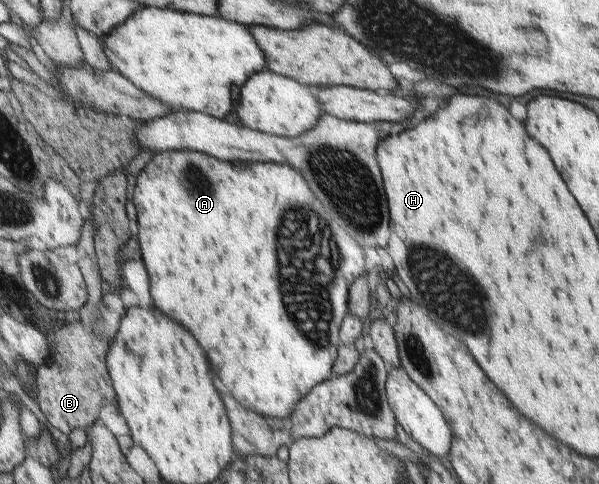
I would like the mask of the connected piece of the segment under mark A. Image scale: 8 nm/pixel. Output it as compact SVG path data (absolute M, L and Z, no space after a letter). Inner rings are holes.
M165 151L155 154L144 166L137 176L136 184L133 204L137 208L138 236L142 256L151 274L153 298L157 306L167 316L187 326L199 338L199 344L203 344L207 350L207 358L211 358L211 366L215 366L217 378L243 404L243 408L248 408L262 417L275 417L287 422L297 402L305 397L315 385L333 376L333 366L338 356L338 330L349 309L350 284L367 273L363 248L359 248L359 244L351 236L347 236L347 232L339 224L335 224L329 218L325 208L319 204L319 200L313 198L311 190L307 190L303 176L295 172L291 166L277 166L277 163L259 164L259 162L233 162L231 164L231 162L215 160L211 158L211 155L199 151ZM297 292L305 292L299 302L297 302Z

